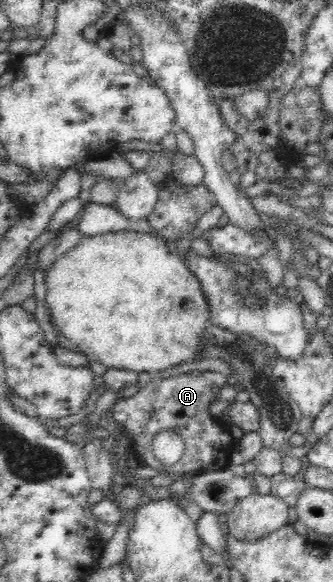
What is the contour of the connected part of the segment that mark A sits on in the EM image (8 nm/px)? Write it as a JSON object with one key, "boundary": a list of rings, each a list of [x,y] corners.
{"boundary":[[[192,371],[159,380],[153,377],[136,395],[117,400],[110,408],[109,416],[131,433],[134,438],[133,452],[148,467],[159,471],[164,468],[153,455],[152,441],[156,431],[173,429],[180,433],[186,442],[186,451],[182,459],[173,465],[176,474],[186,471],[220,471],[229,468],[228,461],[237,441],[230,437],[227,423],[217,418],[211,419],[208,407],[215,401],[218,391],[228,385],[227,379],[212,371]]]}

